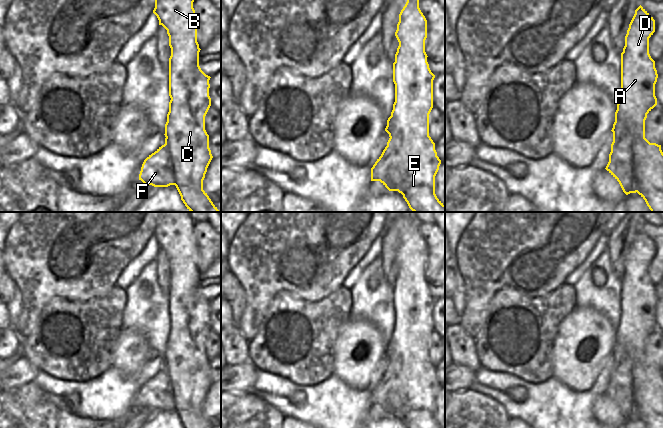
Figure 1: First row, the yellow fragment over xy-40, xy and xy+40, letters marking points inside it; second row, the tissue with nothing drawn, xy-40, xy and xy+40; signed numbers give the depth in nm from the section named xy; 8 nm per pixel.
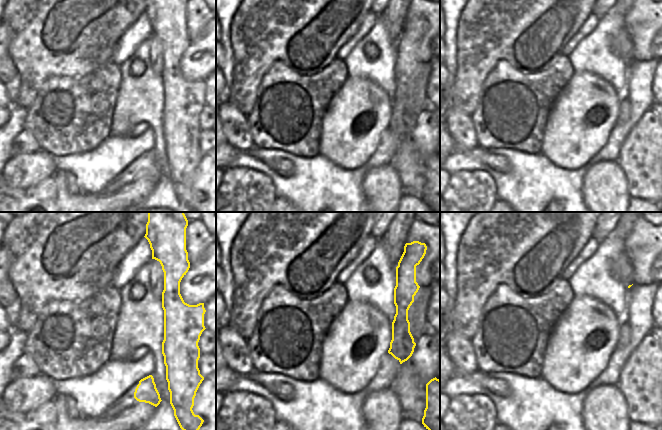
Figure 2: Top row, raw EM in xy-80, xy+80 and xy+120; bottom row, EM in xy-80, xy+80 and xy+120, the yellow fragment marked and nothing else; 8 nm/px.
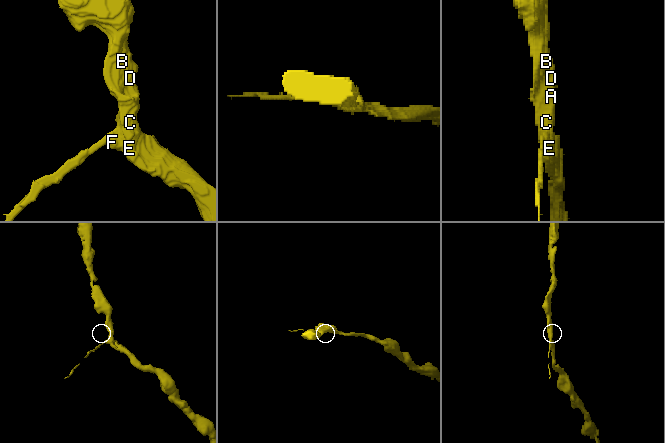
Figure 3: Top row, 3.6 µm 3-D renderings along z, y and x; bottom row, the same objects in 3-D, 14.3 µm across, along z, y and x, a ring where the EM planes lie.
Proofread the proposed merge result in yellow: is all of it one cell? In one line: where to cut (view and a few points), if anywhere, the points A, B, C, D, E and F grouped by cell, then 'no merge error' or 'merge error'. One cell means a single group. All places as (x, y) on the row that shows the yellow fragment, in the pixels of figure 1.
xy+40 (624, 128), (630, 136), (632, 175), (636, 191) | A B C D E / F | merge error

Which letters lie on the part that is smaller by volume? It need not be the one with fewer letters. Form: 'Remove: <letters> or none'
Remove: F

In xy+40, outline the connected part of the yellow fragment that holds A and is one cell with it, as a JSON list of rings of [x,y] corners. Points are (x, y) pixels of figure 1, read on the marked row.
[[[640,5],[629,24],[625,36],[625,46],[621,53],[621,96],[615,112],[612,132],[618,140],[626,129],[631,136],[633,150],[633,176],[635,190],[645,200],[651,212],[663,212],[663,152],[661,145],[650,143],[645,138],[645,120],[647,114],[657,105],[655,84],[658,74],[655,61],[649,54],[649,38],[655,32],[655,20]]]

